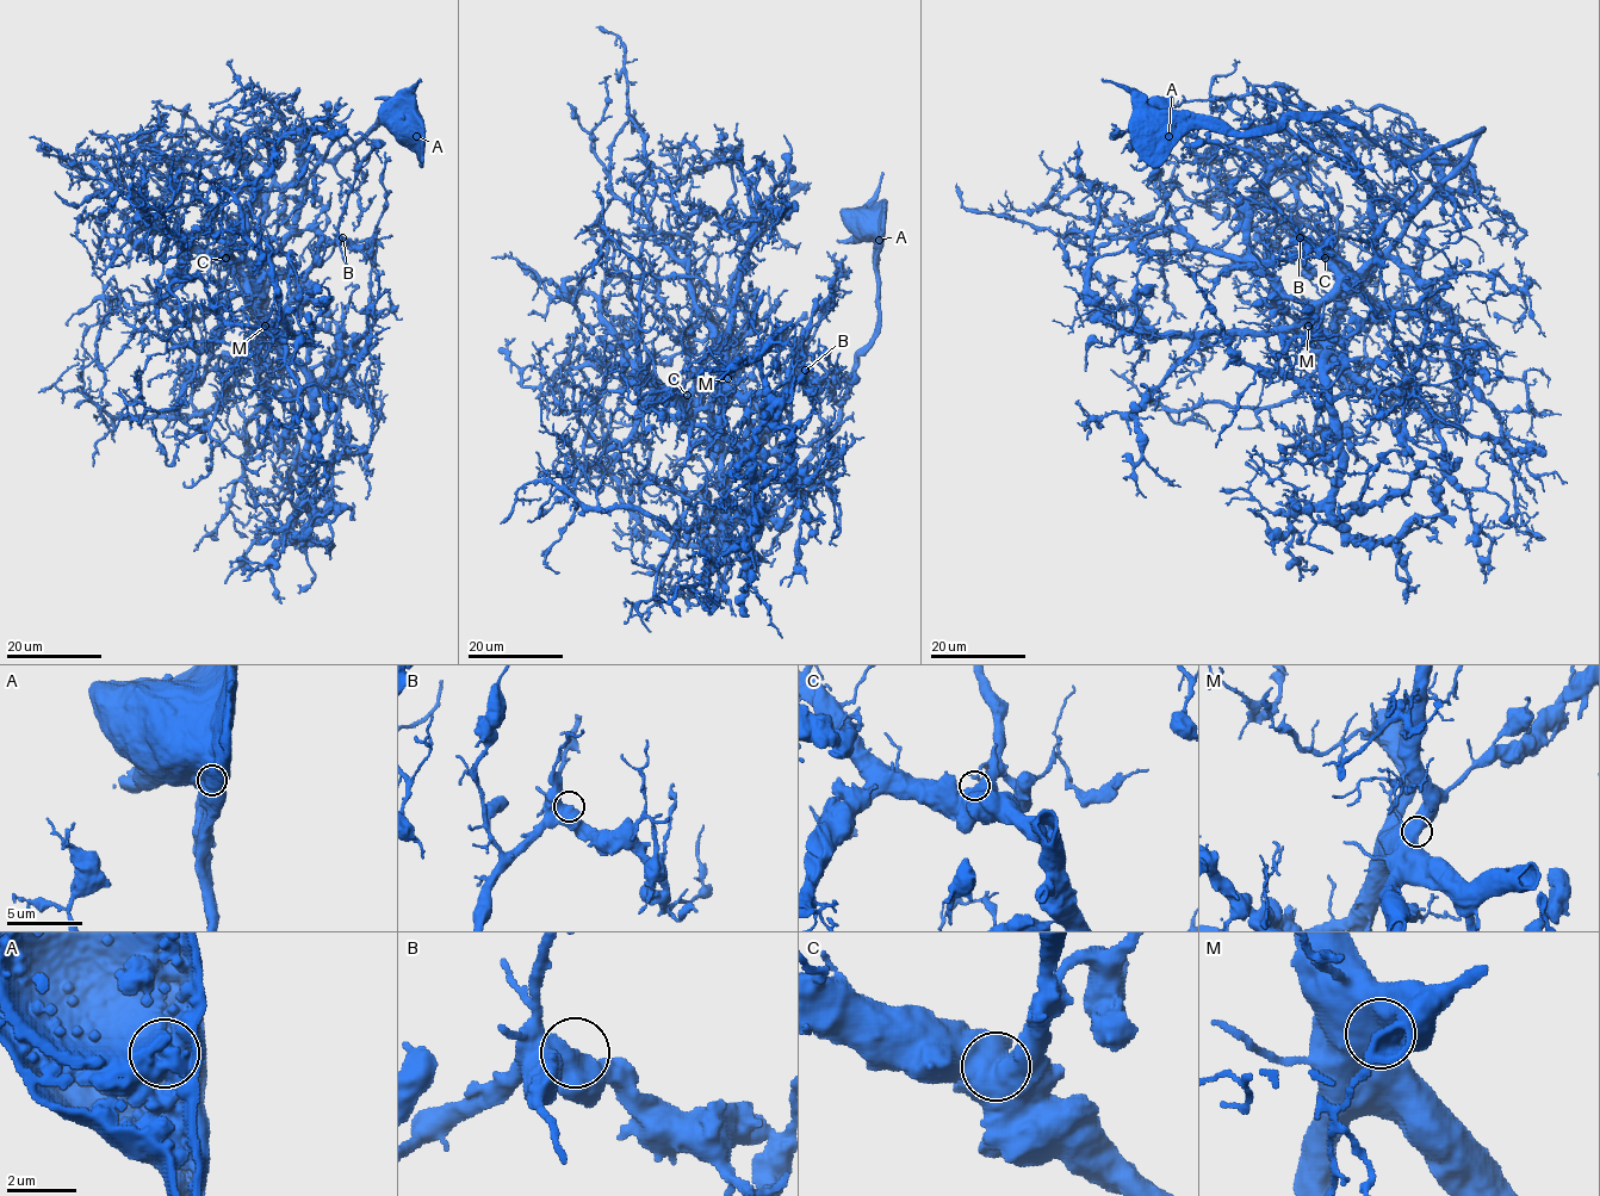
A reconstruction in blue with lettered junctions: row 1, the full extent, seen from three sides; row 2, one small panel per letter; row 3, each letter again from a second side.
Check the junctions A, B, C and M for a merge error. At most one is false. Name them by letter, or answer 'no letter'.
no letter

